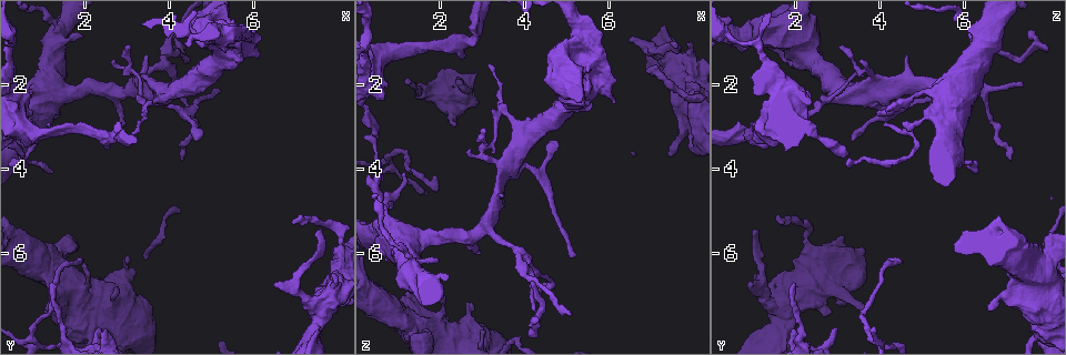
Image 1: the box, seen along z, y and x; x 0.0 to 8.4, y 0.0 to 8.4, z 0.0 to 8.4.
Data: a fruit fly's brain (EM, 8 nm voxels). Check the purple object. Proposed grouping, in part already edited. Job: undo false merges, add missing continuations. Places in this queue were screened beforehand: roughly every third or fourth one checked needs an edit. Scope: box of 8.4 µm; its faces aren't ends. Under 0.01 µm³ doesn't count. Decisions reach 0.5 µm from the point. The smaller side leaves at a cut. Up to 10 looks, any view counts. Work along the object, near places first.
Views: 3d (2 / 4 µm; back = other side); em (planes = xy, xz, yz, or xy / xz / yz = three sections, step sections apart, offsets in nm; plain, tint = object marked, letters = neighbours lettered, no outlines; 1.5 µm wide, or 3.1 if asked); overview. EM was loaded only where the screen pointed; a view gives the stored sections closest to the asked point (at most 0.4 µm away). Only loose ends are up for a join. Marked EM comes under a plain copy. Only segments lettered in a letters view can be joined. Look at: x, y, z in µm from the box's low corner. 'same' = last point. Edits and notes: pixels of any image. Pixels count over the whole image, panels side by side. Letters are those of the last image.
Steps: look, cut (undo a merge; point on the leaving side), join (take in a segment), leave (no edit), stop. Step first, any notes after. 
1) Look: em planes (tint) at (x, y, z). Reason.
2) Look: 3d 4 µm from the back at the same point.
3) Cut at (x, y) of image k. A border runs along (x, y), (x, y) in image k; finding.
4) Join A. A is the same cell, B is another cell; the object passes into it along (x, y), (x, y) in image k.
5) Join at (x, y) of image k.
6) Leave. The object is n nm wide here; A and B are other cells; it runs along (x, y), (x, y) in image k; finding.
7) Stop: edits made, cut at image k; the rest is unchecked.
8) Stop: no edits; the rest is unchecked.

Look: em xy step 8 (tint) at (4.30, 1.90, 7.35). Tapers out.

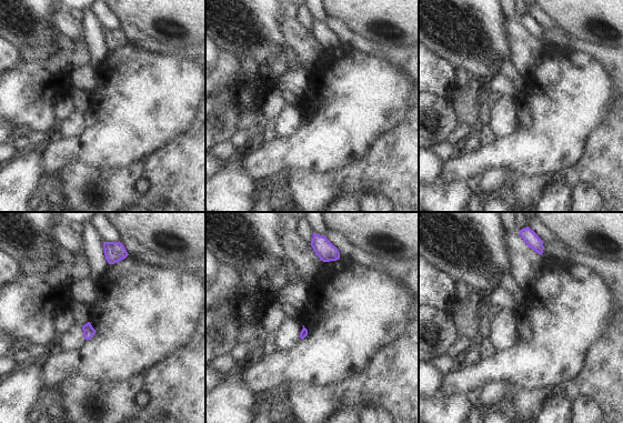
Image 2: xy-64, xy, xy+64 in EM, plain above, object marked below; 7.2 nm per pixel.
Look: em planes (letters) at the same point.

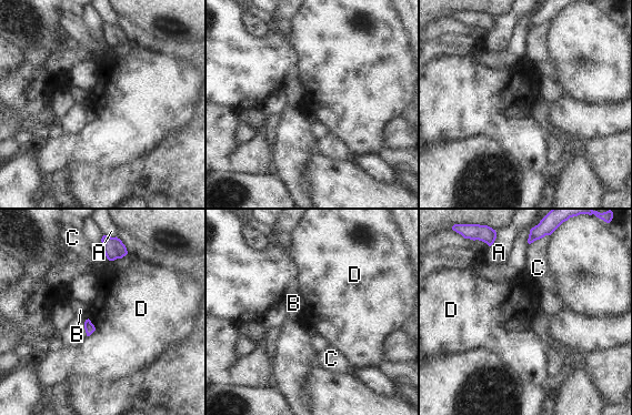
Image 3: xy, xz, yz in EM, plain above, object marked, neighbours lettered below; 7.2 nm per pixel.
Leave. The longest contact is with D, 140 nm; A, B, C and D are other cells; a border runs along (88, 319), (94, 330), (87, 336) in image 3; none of them fits.

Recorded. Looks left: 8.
Look: 3d 2 µm at (2.45, 3.15, 1.00). A fork.

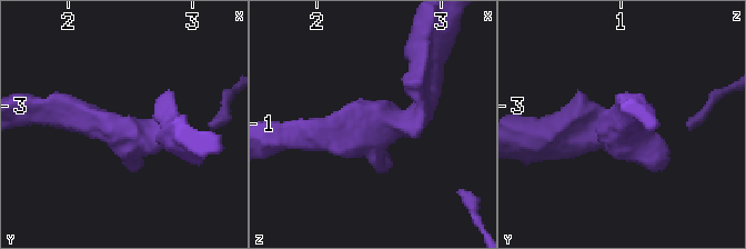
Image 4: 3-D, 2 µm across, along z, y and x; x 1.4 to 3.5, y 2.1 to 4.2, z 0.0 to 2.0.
Look: em xz step 4 (tint) at (2.40, 3.18, 0.98). Now the EM.

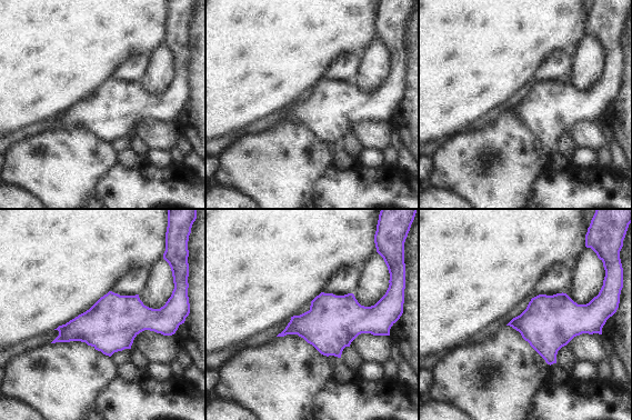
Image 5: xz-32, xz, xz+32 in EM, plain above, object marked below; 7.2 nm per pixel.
Look: em planes (letters) at the same point.

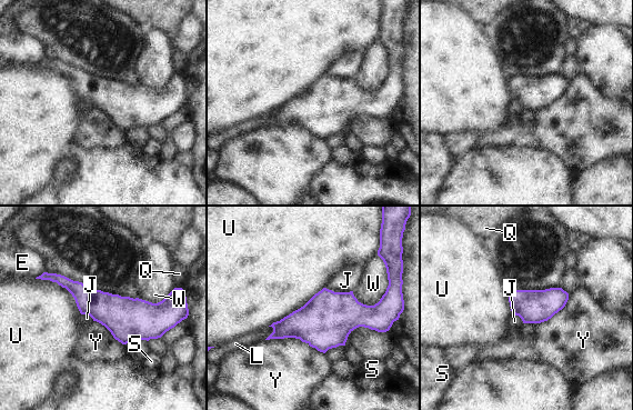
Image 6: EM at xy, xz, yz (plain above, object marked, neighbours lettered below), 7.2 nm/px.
Leave. E, J, L, Q, S, U, W and Y are other cells; it runs along (59, 279), (119, 314), (184, 314) in image 6; all the same cell.

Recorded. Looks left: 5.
Look: 3d 2 µm at (4.60, 3.35, 3.35). Tapers out.

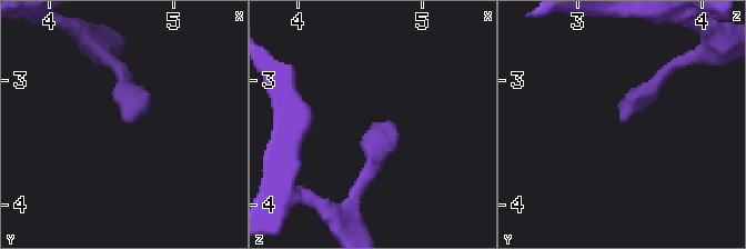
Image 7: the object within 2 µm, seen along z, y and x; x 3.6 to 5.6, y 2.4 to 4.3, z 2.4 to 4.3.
Look: em xy step 4 (tint) at (4.62, 3.32, 3.34).

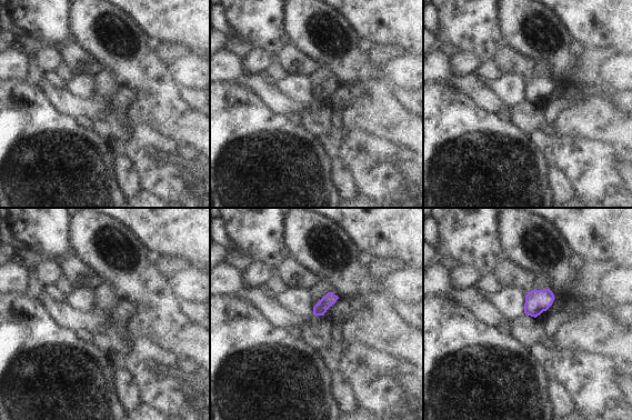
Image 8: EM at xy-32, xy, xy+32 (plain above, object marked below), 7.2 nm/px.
Look: em planes (letters) at the same point. Cut it another way.

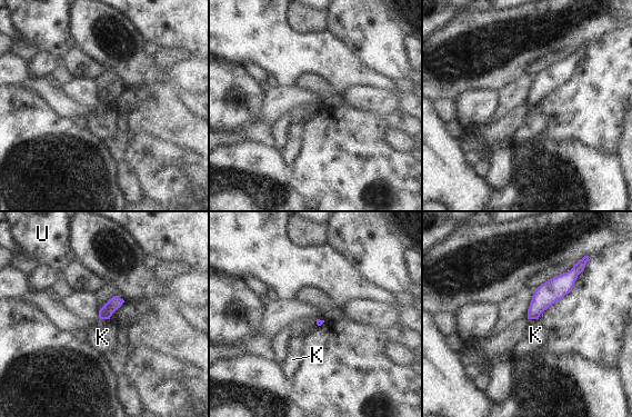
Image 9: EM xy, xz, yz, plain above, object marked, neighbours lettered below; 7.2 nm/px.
Leave. K and U are other cells; it runs along (574, 270), (530, 316) in image 9; no lettered segment goes on from it.

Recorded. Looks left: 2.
Look: em xz step 8 (letters) at (1.25, 6.70, 2.00). Tapers out.

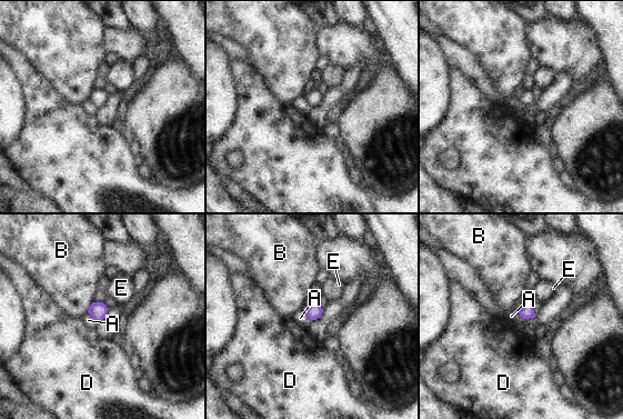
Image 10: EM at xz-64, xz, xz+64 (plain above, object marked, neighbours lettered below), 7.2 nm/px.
Leave. A, B, D and E are other cells; a border runs along (302, 309), (311, 320) in image 10; no lettered segment goes on from it.

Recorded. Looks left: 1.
Stop: no edits; the rest is unchecked.

